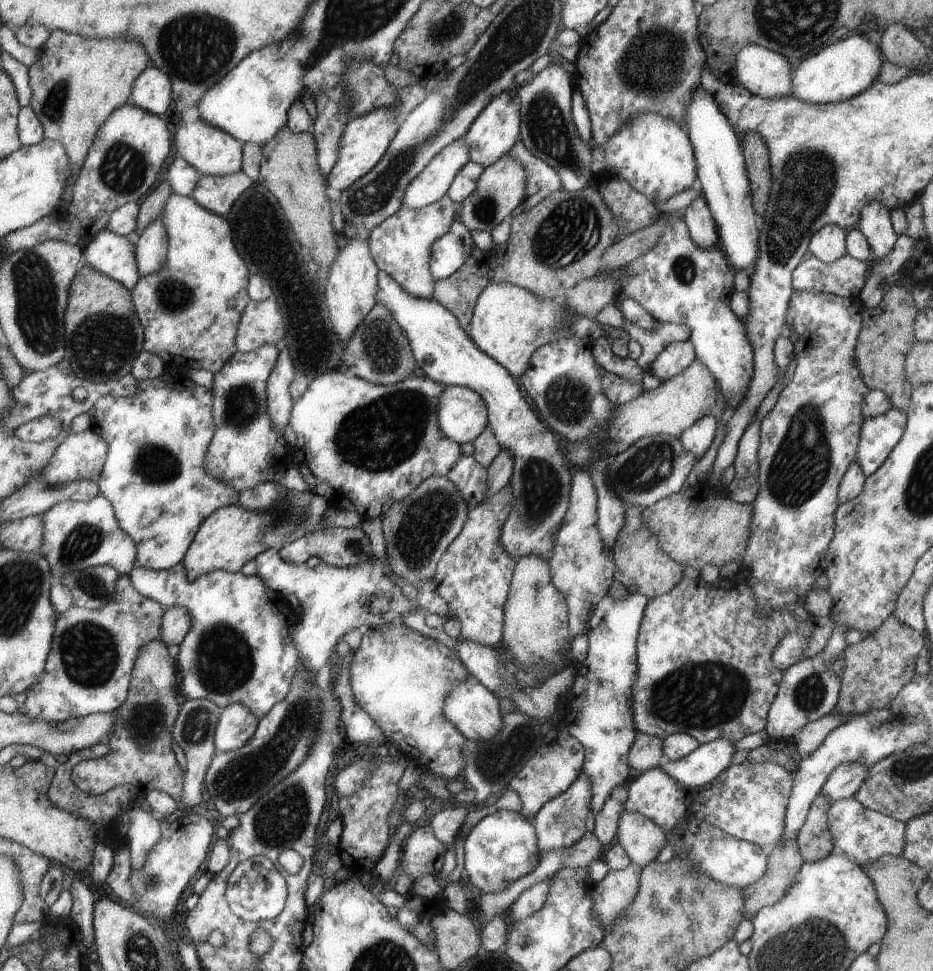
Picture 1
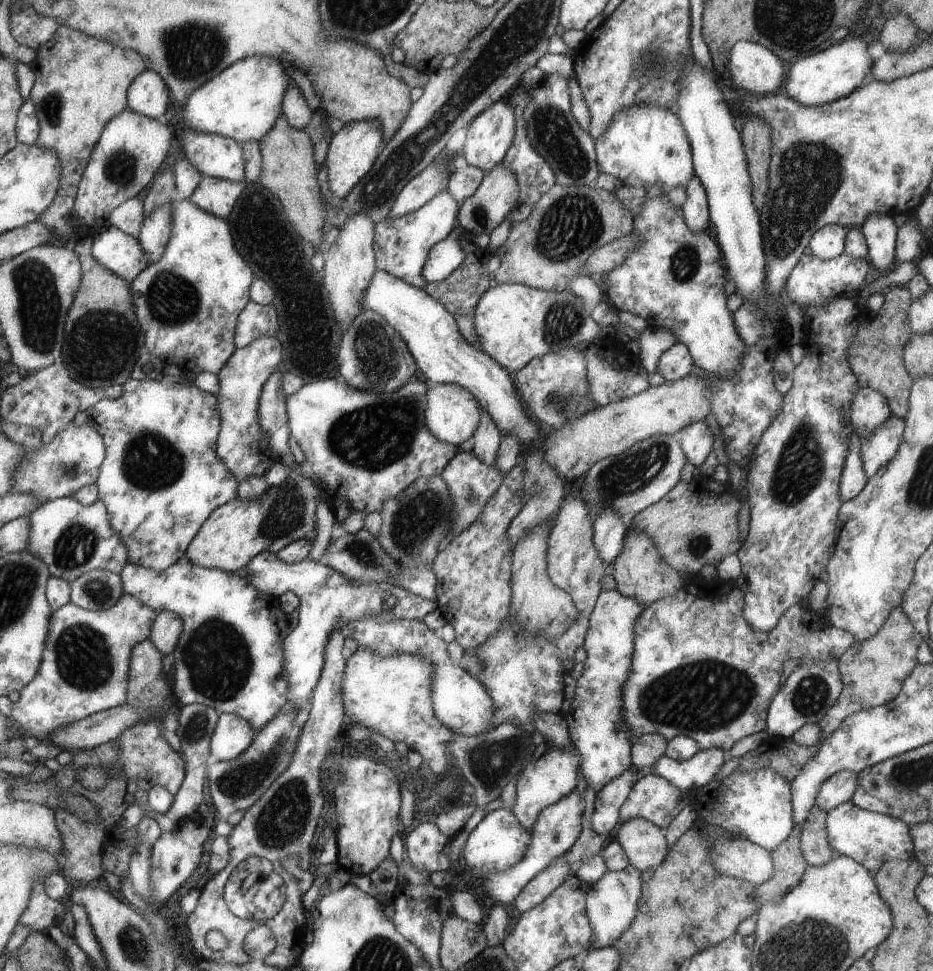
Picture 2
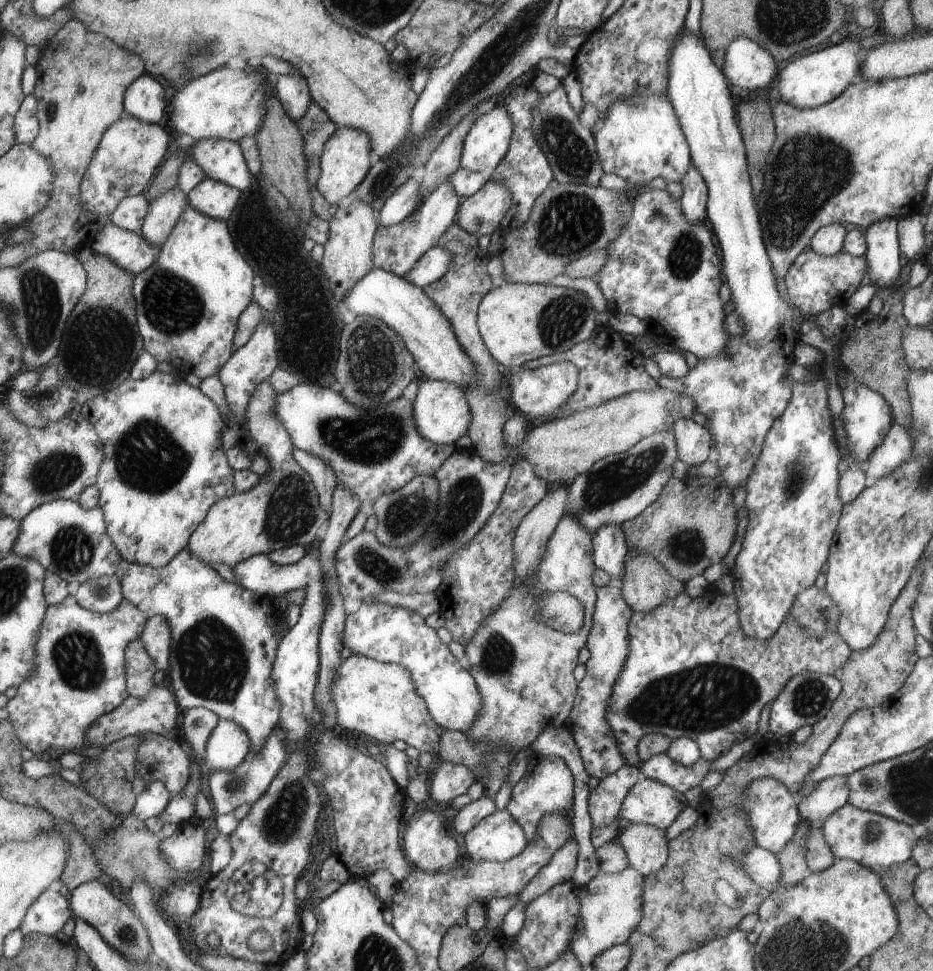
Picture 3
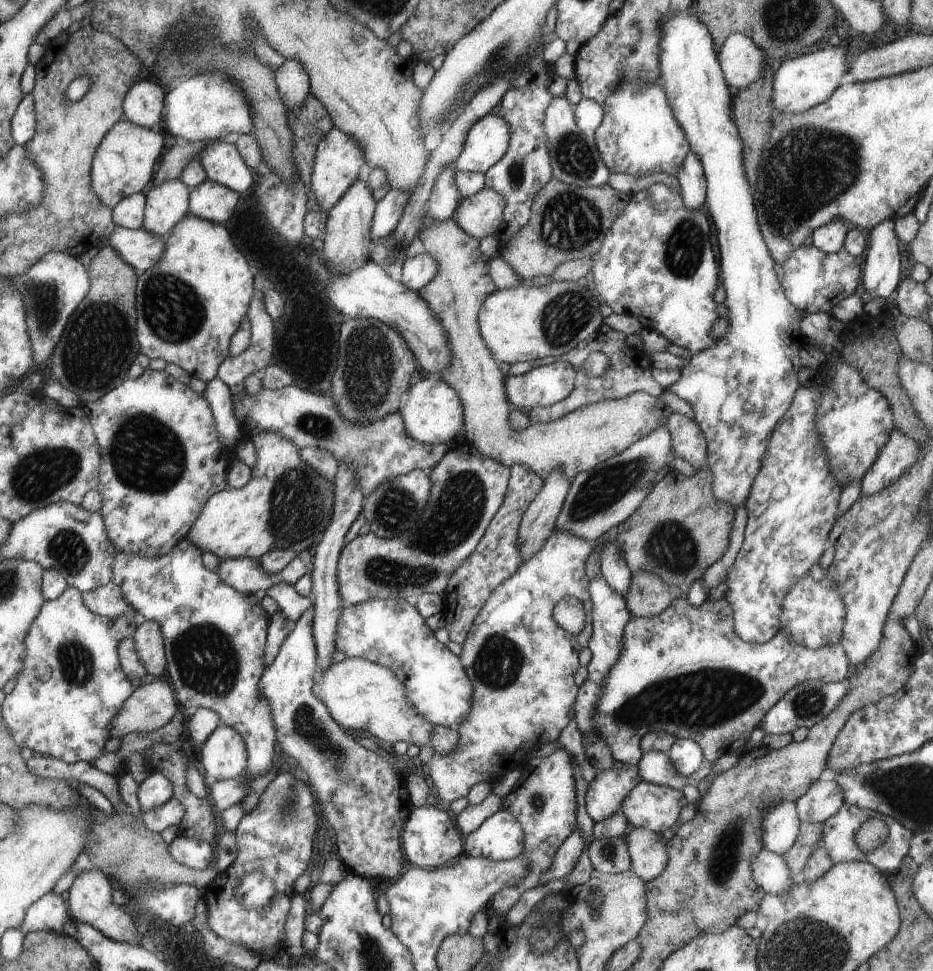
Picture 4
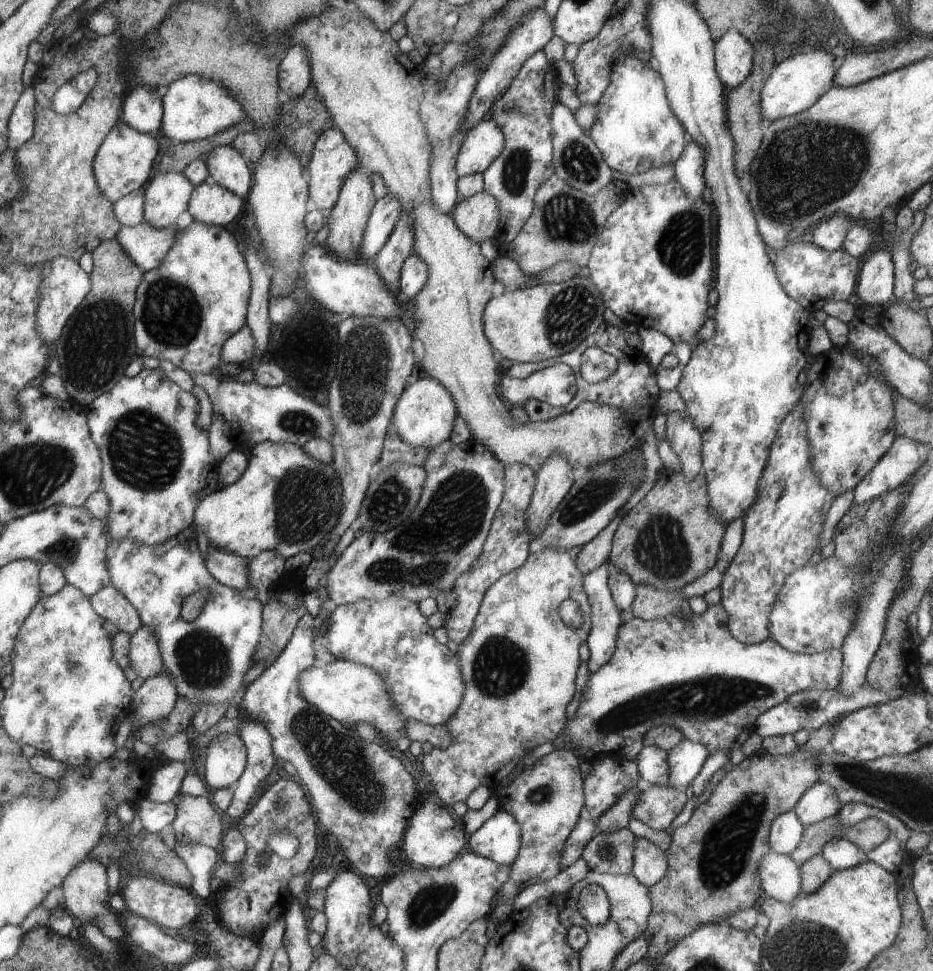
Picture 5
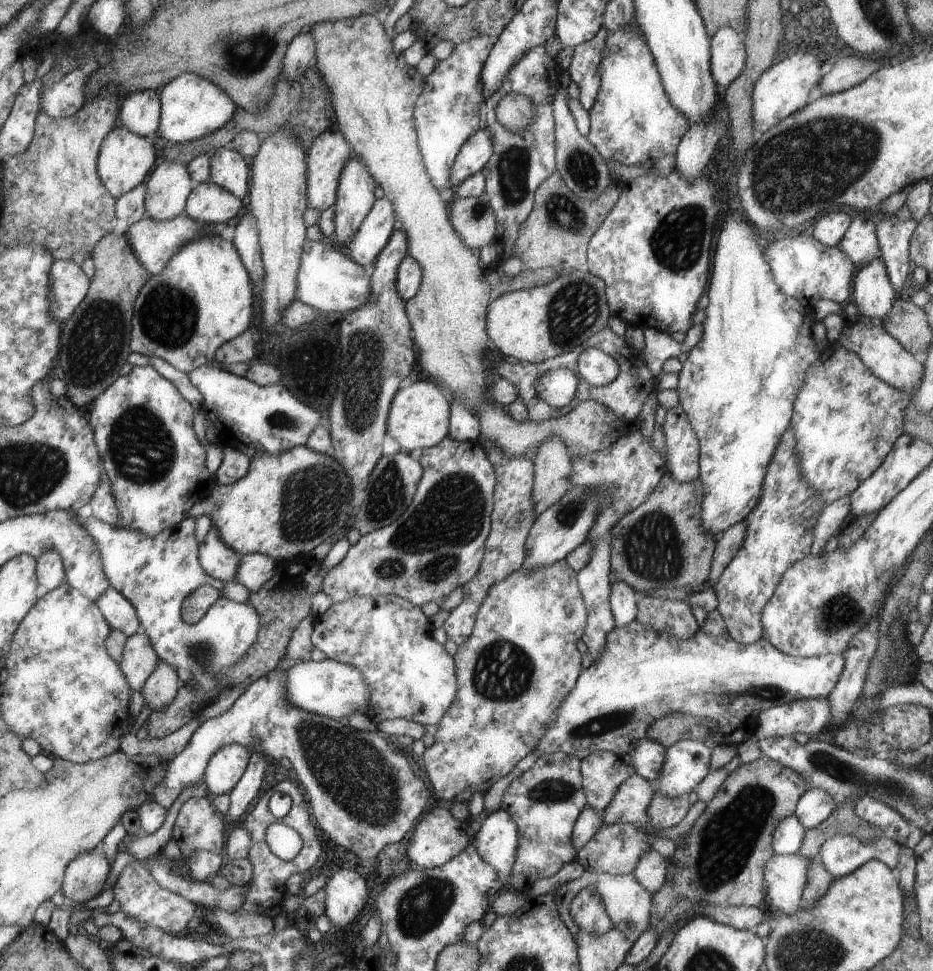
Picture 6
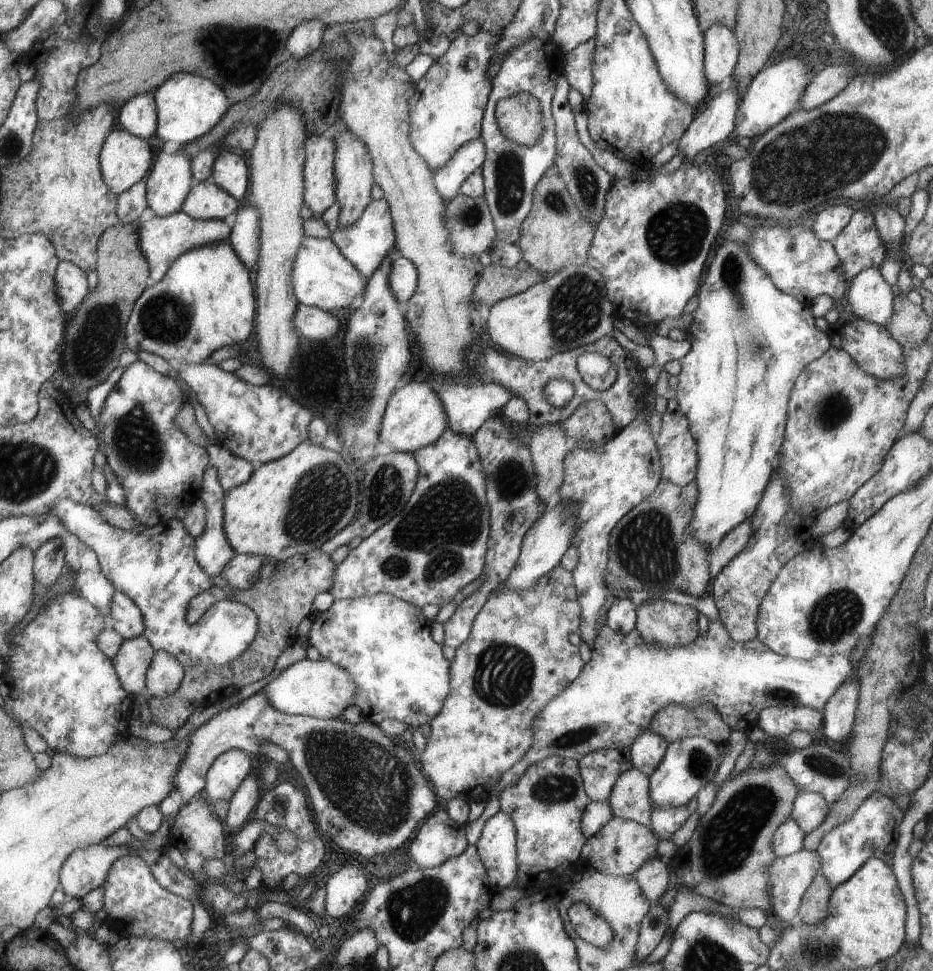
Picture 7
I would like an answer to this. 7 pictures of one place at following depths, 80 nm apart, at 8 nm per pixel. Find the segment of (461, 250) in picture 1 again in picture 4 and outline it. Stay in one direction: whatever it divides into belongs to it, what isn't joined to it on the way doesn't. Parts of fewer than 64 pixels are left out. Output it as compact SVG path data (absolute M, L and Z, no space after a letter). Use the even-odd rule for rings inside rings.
M430 254L410 256L402 266L400 281L408 290L419 292L434 279L434 274L438 270L436 264L438 262Z

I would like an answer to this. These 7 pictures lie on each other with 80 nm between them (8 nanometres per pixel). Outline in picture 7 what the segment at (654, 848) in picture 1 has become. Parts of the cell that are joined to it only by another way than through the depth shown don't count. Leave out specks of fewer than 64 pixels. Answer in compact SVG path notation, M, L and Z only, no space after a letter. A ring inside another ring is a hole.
M659 856L647 860L634 874L644 896L650 902L656 902L665 892L669 883L668 864L662 862Z

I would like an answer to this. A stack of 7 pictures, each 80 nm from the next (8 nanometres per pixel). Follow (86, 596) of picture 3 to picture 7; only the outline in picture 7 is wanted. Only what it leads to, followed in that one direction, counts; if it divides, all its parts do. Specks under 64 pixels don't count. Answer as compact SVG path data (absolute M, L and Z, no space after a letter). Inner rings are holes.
M116 591L110 604L108 625L117 630L124 640L143 634L144 621L140 609L124 593Z

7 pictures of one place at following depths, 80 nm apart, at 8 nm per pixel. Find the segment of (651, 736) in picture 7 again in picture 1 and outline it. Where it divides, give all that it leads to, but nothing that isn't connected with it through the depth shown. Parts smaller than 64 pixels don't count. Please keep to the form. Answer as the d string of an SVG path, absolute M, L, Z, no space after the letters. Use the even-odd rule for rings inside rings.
M718 738L714 742L699 745L694 752L678 761L664 759L662 770L672 780L689 789L700 788L713 782L730 767L736 748L730 740Z

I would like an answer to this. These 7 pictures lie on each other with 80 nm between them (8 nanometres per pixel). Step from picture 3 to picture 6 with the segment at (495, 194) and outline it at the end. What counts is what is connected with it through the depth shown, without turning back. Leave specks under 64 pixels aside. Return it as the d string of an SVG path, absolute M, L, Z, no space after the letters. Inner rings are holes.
M485 192L477 197L455 197L448 207L452 226L469 249L493 244L497 222Z

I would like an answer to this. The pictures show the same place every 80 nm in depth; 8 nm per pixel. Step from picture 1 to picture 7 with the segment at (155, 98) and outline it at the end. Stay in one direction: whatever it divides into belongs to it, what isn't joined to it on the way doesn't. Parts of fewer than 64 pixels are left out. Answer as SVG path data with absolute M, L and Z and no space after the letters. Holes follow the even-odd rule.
M153 92L139 94L118 109L119 128L140 138L154 136L156 130L156 105Z

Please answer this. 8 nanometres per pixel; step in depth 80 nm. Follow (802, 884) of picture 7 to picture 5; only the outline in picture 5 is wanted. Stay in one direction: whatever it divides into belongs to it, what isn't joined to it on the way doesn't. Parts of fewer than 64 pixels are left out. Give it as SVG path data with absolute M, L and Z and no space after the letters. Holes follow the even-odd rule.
M770 851L760 860L758 876L764 895L784 904L803 892L802 868L789 855Z

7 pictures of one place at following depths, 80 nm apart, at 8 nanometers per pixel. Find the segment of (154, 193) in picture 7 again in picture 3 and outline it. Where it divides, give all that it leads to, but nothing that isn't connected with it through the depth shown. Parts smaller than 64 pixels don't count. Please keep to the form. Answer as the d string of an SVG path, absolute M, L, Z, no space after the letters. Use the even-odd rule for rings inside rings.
M178 186L156 196L149 202L149 215L145 218L140 235L161 249L188 206L189 199Z

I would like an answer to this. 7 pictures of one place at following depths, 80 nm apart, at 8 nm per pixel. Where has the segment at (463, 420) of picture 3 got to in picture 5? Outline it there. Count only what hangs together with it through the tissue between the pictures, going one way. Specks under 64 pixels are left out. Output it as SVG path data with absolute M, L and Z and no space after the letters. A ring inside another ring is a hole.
M422 378L412 386L408 385L404 388L394 408L391 422L402 442L410 444L412 448L420 448L420 446L434 448L450 439L456 416L459 415L450 392L434 378Z

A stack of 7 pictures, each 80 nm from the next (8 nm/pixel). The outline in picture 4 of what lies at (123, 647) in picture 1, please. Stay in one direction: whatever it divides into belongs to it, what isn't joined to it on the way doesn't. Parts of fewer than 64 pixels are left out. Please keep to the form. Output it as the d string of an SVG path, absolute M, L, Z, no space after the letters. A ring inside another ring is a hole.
M69 586L56 600L45 600L25 639L25 669L18 674L14 690L1 706L2 720L17 746L66 763L91 763L106 754L105 744L113 736L113 720L136 689L121 667L120 645L133 637L139 621L130 616L106 618L93 614L83 596L80 590Z

